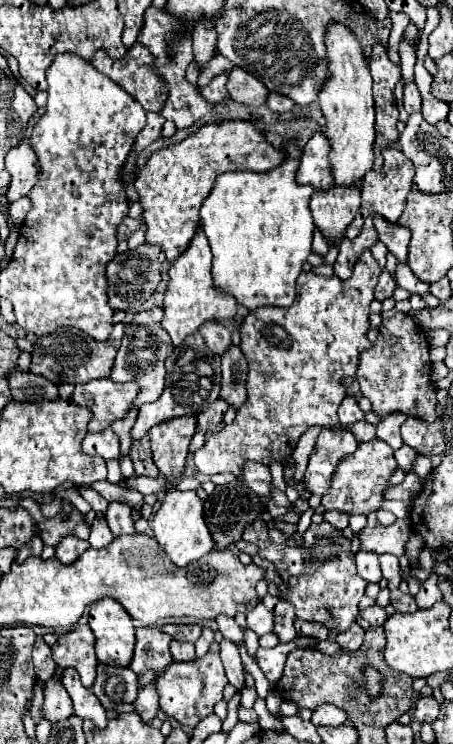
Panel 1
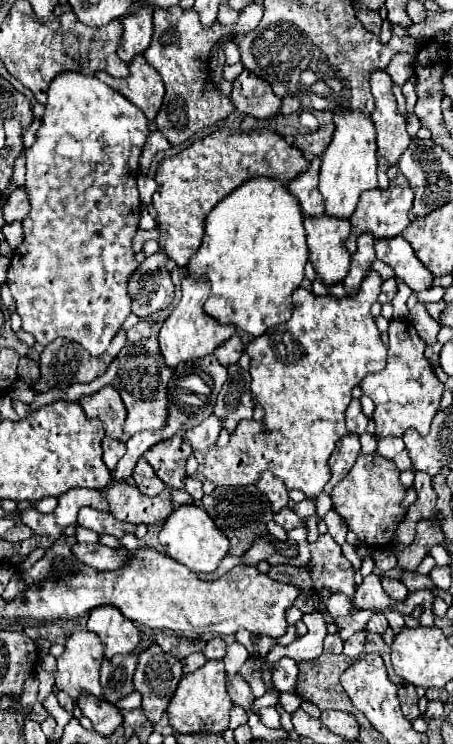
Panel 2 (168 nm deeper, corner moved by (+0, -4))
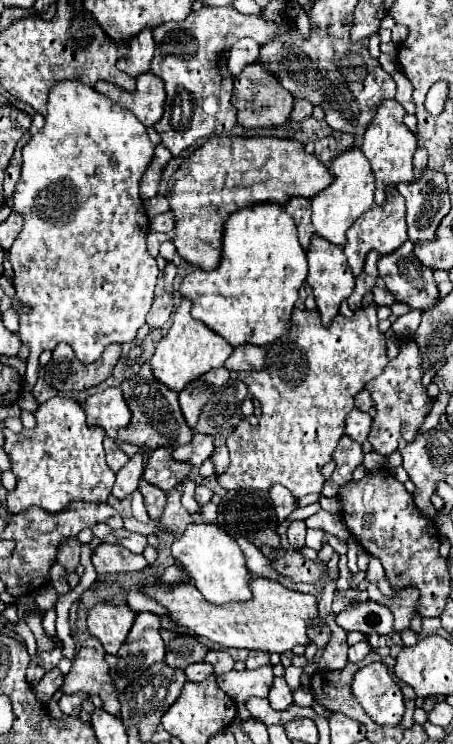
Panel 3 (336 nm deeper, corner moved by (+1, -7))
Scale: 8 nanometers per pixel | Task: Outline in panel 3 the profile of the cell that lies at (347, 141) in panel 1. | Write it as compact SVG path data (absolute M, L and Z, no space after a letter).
M356 147L350 151L338 155L328 169L334 173L334 179L330 187L326 187L322 193L312 197L312 225L316 229L316 235L334 243L334 245L344 245L346 243L346 231L348 227L370 209L374 203L374 173L370 169L370 163L366 161L364 153Z

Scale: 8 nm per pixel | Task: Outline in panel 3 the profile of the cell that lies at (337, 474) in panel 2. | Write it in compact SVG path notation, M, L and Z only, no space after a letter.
M346 435L340 439L336 451L332 453L332 459L336 461L336 471L332 473L332 477L324 483L324 489L322 489L322 495L324 497L336 497L338 495L338 489L352 481L352 473L354 469L362 463L364 459L364 453L362 453L362 447L356 443L356 441L350 441Z

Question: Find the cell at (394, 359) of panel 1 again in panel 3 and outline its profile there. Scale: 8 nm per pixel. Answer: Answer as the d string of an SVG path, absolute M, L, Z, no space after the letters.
M414 339L402 341L400 353L396 359L392 359L380 377L370 381L366 389L372 393L374 407L378 409L376 417L372 419L372 431L368 435L368 441L372 443L374 451L380 455L390 455L398 447L398 437L404 441L414 441L418 435L420 425L426 419L428 413L428 393L422 387L422 369L420 369L420 353Z

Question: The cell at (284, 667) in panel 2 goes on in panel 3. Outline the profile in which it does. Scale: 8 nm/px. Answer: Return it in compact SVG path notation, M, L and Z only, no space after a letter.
M300 687L298 691L294 691L294 703L298 707L312 707L314 703L314 693L310 687Z

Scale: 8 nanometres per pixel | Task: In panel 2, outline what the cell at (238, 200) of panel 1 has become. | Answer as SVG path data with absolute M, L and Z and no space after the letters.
M249 178L243 186L227 194L205 218L205 240L197 254L189 262L189 274L205 276L211 282L211 296L205 302L205 312L221 324L235 324L237 328L259 336L271 326L287 322L291 318L291 294L303 280L303 268L309 258L305 242L303 214L299 200L289 194L287 186L279 178Z

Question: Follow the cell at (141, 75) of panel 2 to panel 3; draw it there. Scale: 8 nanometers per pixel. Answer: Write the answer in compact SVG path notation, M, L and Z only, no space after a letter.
M146 73L136 79L134 93L126 93L124 89L118 89L106 81L98 81L94 89L106 95L116 105L120 105L122 109L134 113L146 127L152 127L164 115L164 103L166 103L164 85L162 85L162 79L154 77L152 73Z

